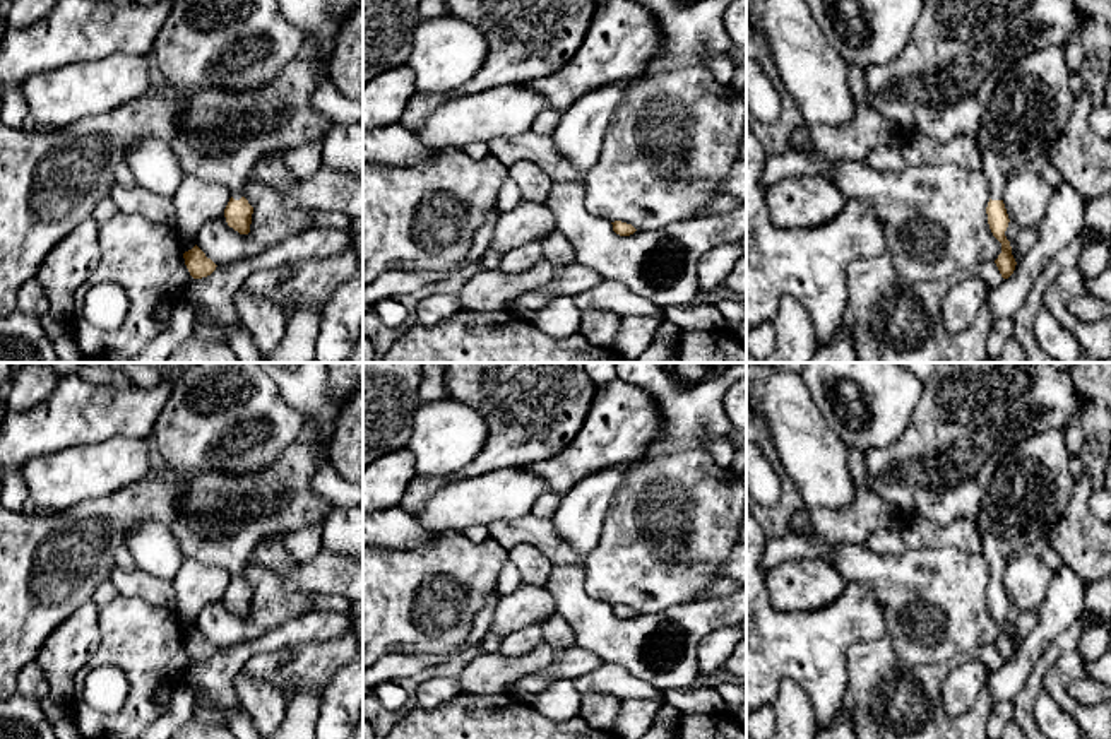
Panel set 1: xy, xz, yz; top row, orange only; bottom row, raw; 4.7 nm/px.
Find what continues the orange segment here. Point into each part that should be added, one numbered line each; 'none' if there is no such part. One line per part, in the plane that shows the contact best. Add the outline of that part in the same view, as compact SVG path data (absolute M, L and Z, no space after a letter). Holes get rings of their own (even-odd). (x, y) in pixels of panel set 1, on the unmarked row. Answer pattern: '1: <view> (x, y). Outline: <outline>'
1: xy (223, 520). Outline: M303 419L294 445L253 481L221 474L178 479L187 494L169 529L185 559L219 566L240 583L262 541L325 522L332 506L312 489L315 470L313 426Z

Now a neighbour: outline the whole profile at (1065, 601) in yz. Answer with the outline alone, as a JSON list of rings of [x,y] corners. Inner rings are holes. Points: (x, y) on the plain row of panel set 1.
[[[1063,565],[1053,573],[1049,590],[1037,612],[1036,628],[1020,640],[1013,657],[986,681],[993,703],[1013,701],[1051,641],[1085,612],[1085,582],[1068,565]]]

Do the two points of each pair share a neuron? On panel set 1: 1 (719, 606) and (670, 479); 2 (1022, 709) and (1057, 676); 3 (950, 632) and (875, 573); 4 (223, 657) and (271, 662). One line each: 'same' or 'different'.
1: different
2: different
3: same
4: different

